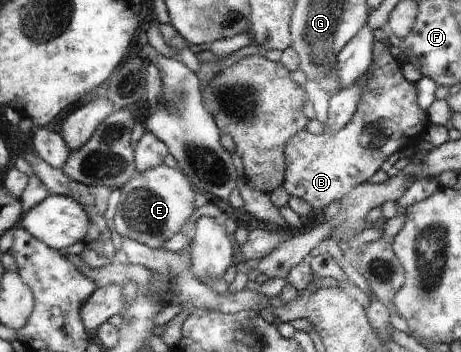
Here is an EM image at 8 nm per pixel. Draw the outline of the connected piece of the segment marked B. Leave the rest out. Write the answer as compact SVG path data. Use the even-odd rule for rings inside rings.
M379 28L374 30L374 33L377 38L373 45L374 61L368 71L369 79L361 89L353 117L335 133L315 135L307 130L296 133L284 148L287 173L282 186L290 196L302 197L317 209L325 209L331 203L343 199L363 181L369 182L369 179L381 169L387 158L403 150L403 147L407 147L413 139L417 139L425 131L425 125L427 125L427 115L417 105L417 87L403 77L401 63L389 52L390 45L385 41L389 36L388 31L386 28Z

